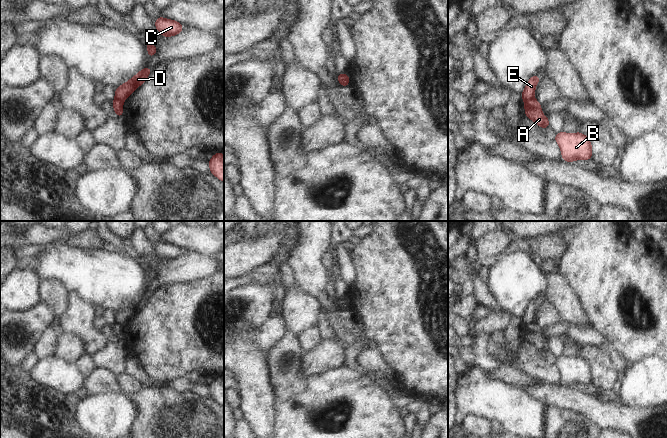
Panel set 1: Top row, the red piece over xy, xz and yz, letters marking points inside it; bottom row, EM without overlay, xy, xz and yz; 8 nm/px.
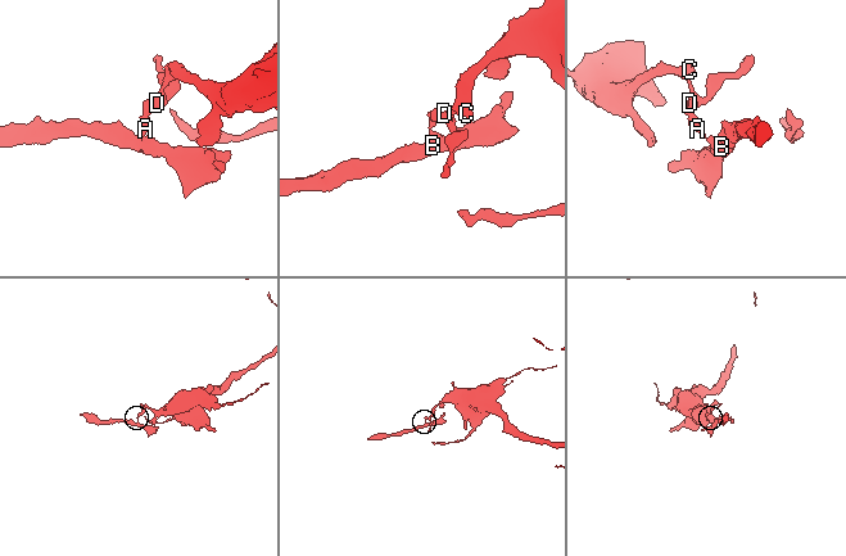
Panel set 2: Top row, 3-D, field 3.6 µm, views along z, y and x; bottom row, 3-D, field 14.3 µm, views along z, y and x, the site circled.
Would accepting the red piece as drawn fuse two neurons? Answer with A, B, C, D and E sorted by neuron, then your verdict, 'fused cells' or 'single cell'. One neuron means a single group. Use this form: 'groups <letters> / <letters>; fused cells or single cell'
groups A B / C D E; fused cells

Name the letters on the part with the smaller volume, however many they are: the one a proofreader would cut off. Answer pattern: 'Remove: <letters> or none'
Remove: A, B

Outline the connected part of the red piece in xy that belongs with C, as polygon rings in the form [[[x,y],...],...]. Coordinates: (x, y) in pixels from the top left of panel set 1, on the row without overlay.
[[[164,241],[155,243],[155,251],[163,261],[171,261],[183,255],[182,248]]]

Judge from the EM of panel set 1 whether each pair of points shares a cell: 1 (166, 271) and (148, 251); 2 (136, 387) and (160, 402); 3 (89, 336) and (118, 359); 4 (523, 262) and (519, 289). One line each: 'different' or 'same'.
1: same
2: different
3: different
4: same

